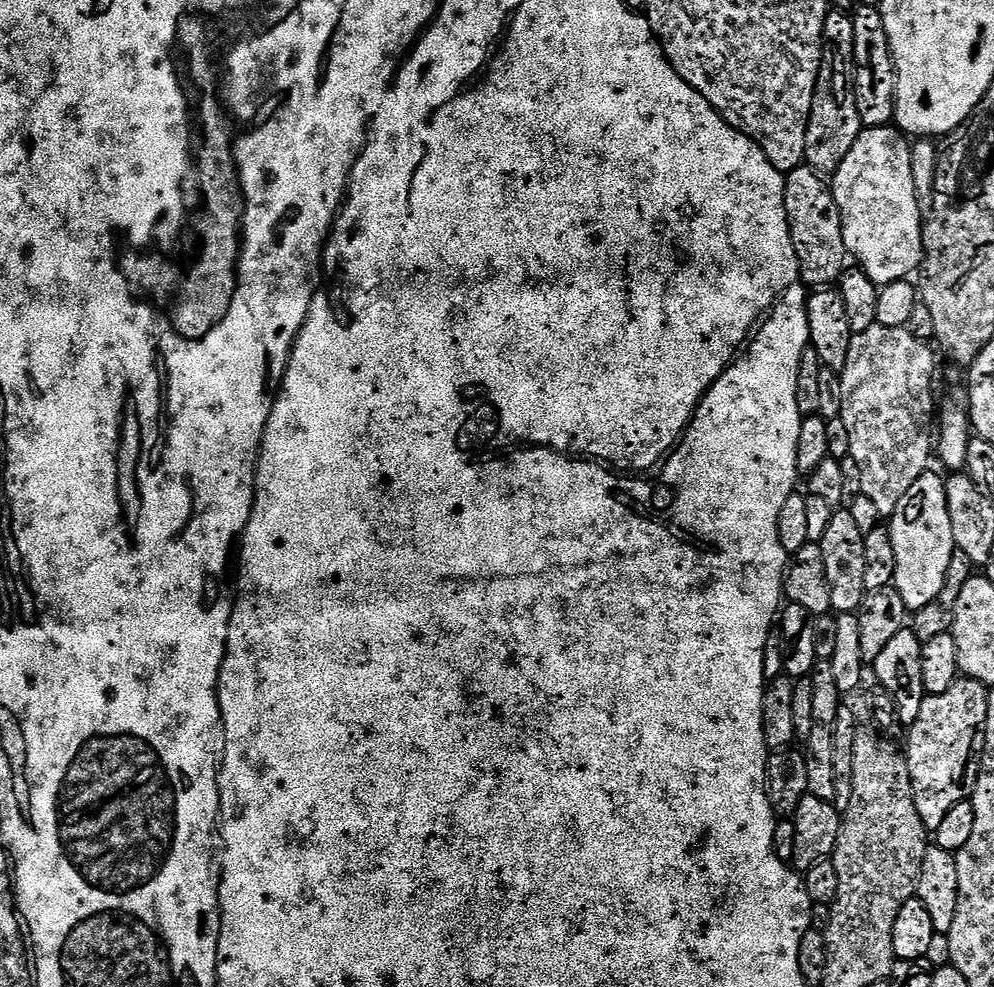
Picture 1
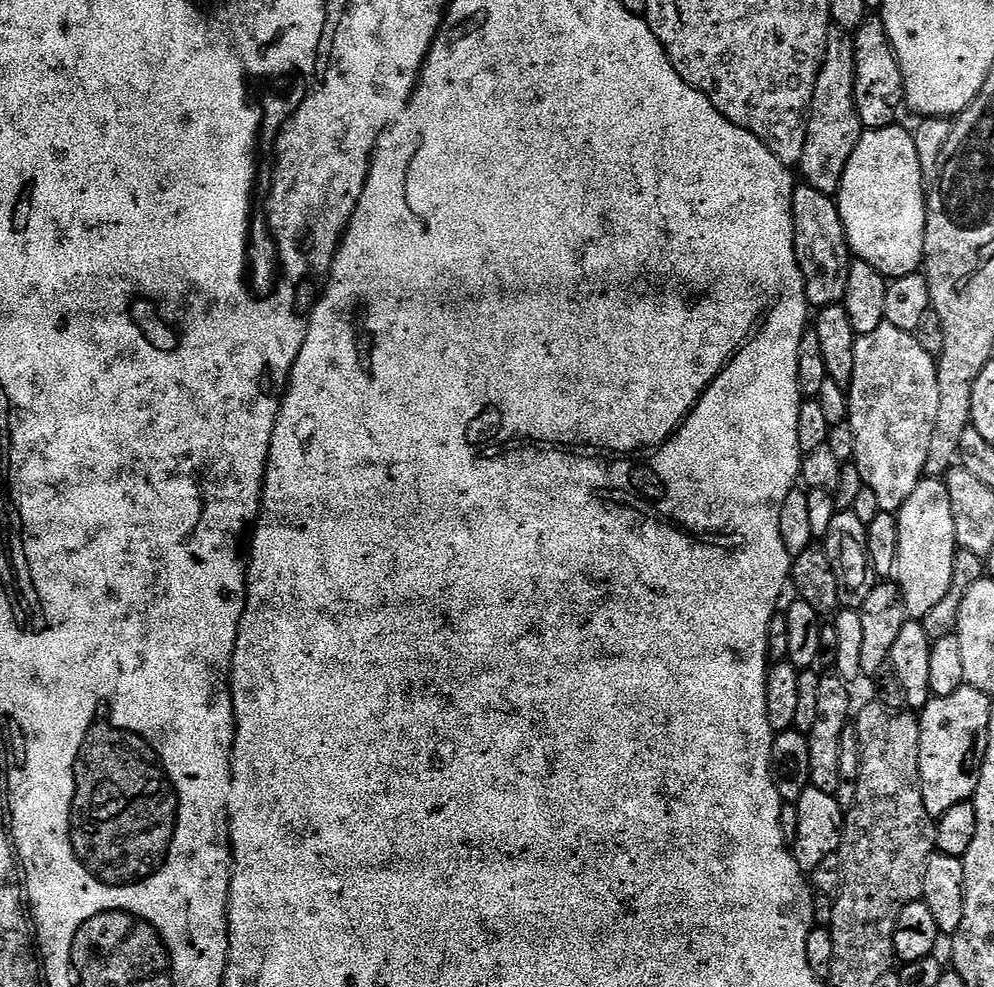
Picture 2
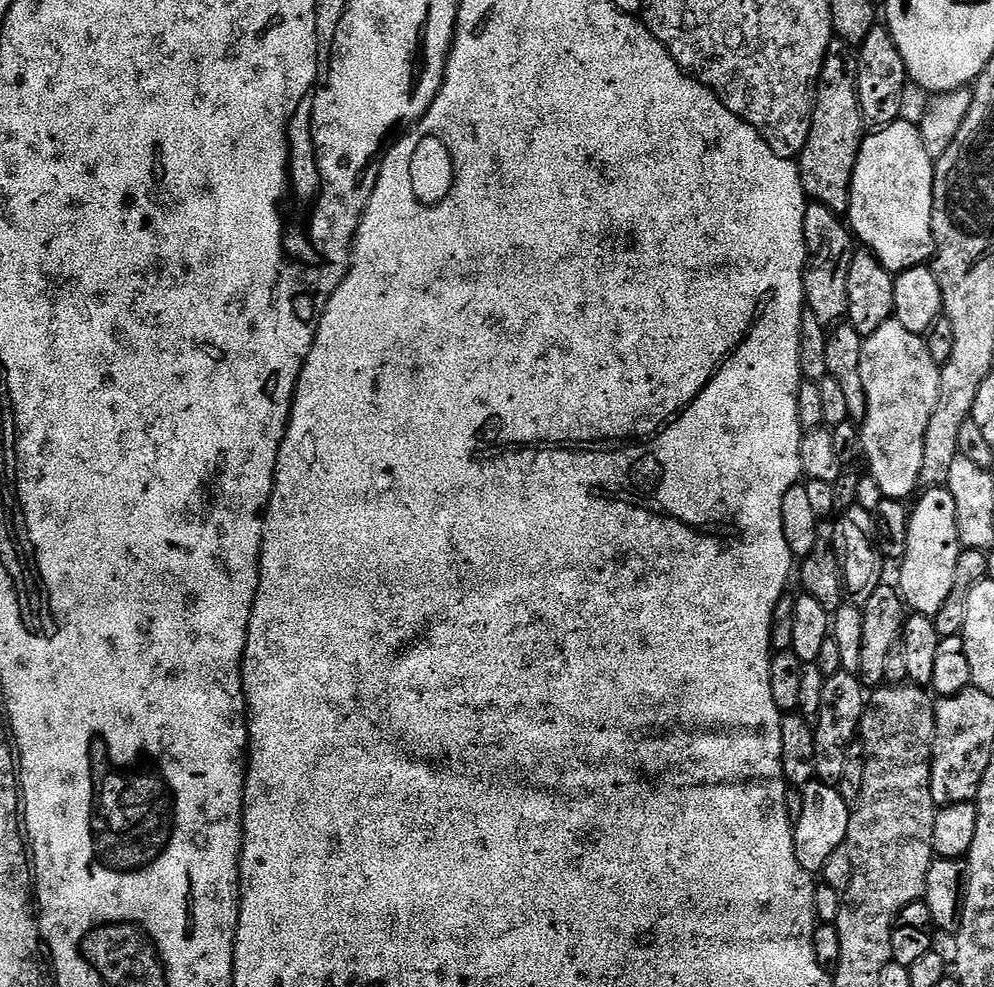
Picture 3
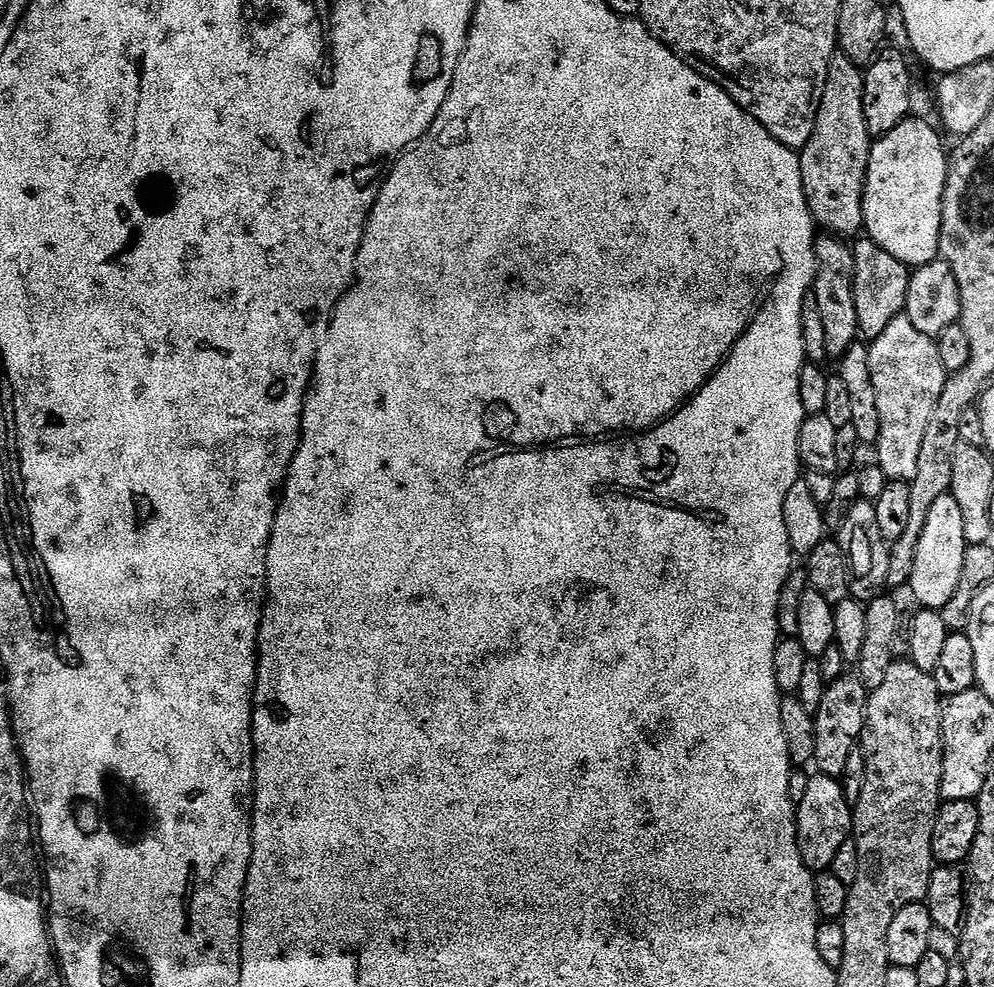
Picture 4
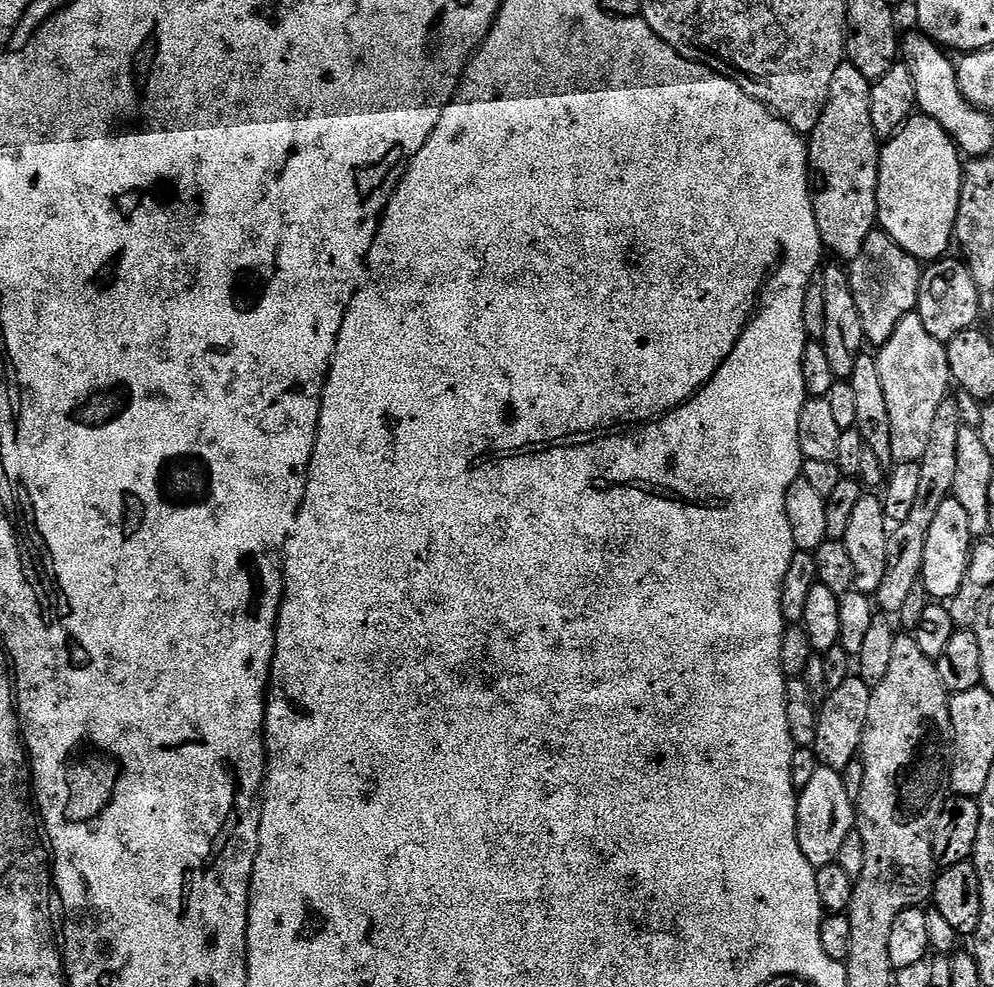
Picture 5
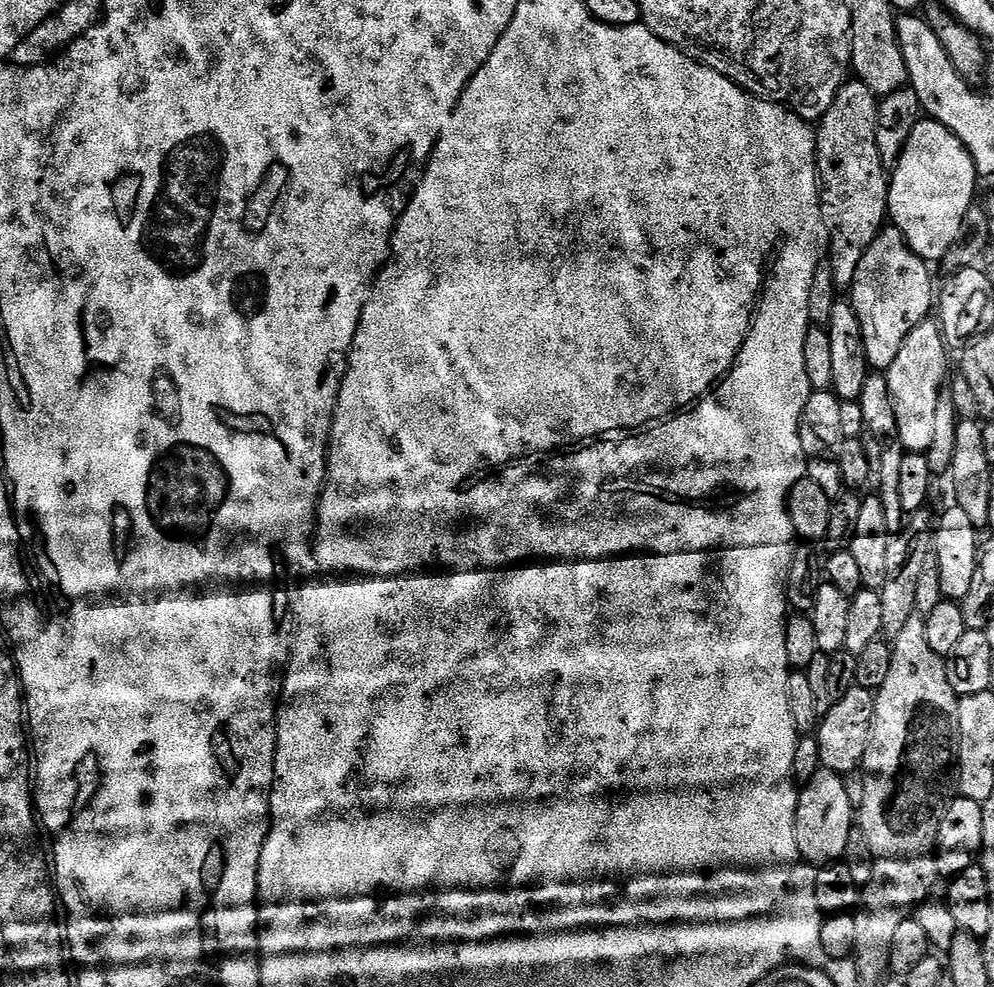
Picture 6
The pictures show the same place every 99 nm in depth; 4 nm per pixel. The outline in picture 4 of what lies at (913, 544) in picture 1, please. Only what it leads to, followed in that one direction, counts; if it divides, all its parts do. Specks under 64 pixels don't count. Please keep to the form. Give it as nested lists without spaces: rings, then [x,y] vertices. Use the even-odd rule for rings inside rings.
[[[951,494],[936,499],[926,514],[926,526],[922,526],[922,538],[918,538],[918,550],[914,550],[914,570],[907,583],[920,608],[939,610],[954,598],[954,590],[958,590],[958,581],[962,579],[962,562],[968,545],[958,502],[954,502]]]

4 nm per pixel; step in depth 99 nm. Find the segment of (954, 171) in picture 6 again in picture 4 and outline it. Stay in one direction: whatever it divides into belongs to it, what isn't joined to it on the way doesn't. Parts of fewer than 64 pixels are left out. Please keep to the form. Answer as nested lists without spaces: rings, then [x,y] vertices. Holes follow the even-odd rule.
[[[909,118],[894,126],[890,134],[879,137],[872,145],[864,187],[862,214],[867,239],[912,270],[940,256],[942,194],[950,152],[944,149],[945,137],[933,124]]]

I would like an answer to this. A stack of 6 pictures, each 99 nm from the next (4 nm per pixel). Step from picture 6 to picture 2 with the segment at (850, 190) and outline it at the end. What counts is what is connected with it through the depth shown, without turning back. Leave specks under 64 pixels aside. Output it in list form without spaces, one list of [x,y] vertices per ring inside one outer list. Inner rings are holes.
[[[829,27],[826,54],[814,86],[812,106],[808,113],[806,146],[798,165],[803,179],[814,190],[835,197],[840,190],[842,174],[846,174],[846,162],[858,146],[862,125],[858,118],[854,86],[856,85],[856,41],[853,33],[845,28]]]

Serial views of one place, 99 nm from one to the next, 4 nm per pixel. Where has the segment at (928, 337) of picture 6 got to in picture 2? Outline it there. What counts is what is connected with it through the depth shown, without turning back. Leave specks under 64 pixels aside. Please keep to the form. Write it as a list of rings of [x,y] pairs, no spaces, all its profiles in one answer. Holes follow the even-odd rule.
[[[887,322],[878,326],[874,334],[856,337],[854,346],[854,378],[847,388],[848,393],[848,418],[846,423],[850,430],[854,430],[854,463],[858,474],[862,478],[864,487],[869,488],[878,498],[878,506],[882,512],[899,513],[900,508],[914,494],[914,486],[918,486],[920,480],[925,479],[926,454],[930,454],[930,438],[934,434],[934,422],[938,422],[938,374],[936,373],[936,360],[922,350],[917,337],[906,330],[898,330],[898,326],[890,326]]]

